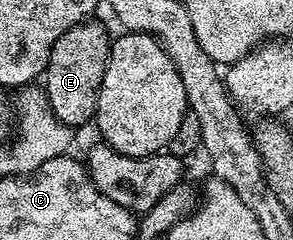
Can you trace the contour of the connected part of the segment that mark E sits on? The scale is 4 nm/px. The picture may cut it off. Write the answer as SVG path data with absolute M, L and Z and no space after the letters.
M90 18L67 30L67 34L63 34L63 38L59 38L55 46L51 46L51 58L43 73L43 91L55 118L74 130L96 117L99 86L103 82L103 74L109 61L111 35L103 25L96 24L95 21L96 19Z

